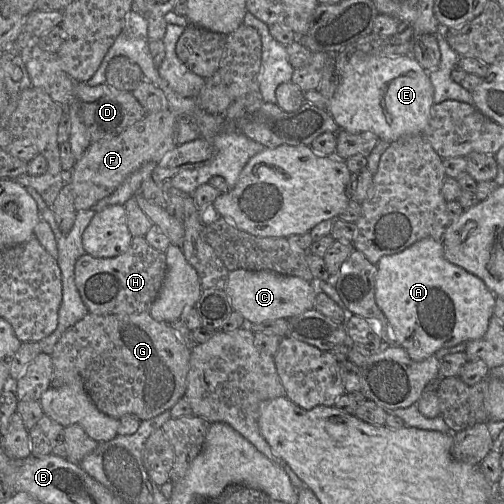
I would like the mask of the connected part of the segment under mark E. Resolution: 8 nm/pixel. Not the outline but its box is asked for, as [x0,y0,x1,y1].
[303,52,434,143]

